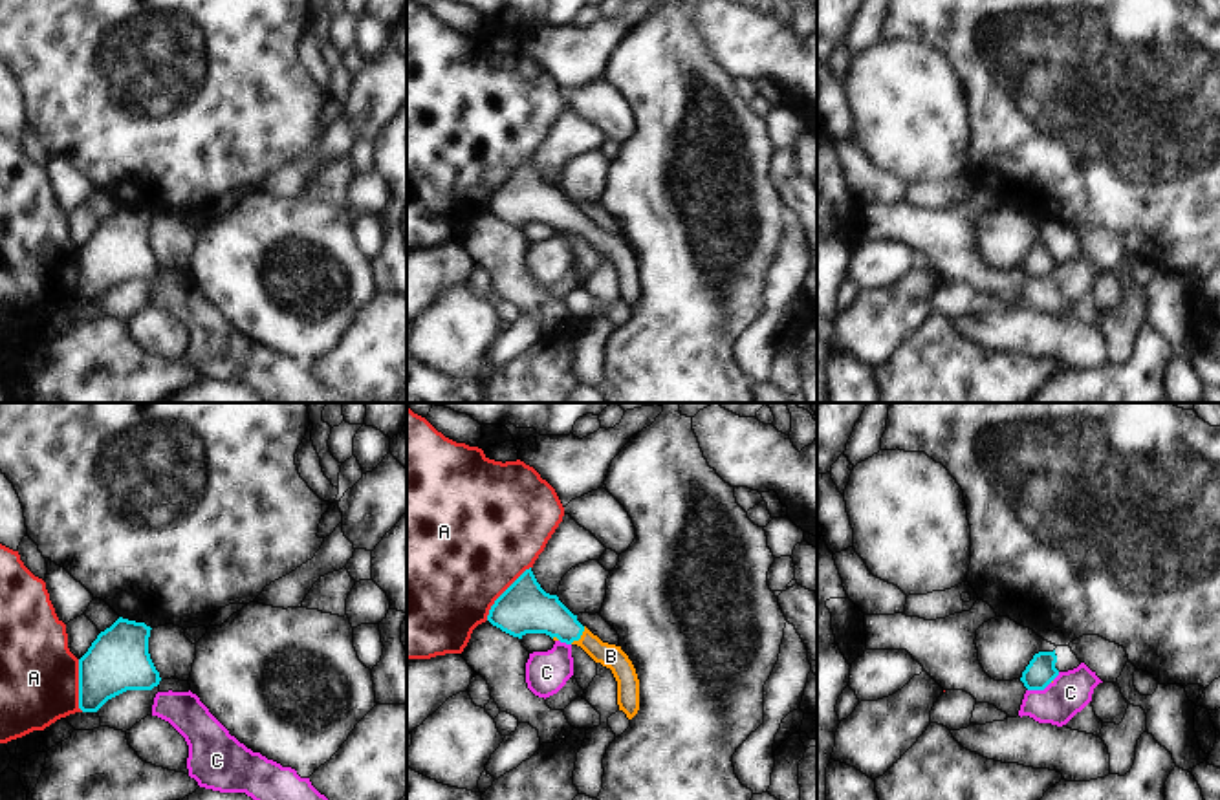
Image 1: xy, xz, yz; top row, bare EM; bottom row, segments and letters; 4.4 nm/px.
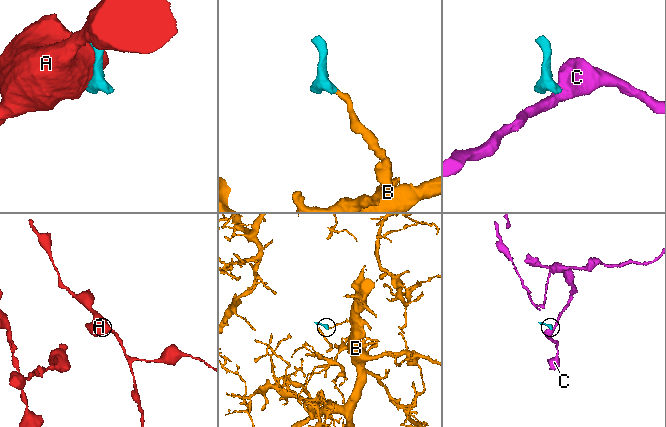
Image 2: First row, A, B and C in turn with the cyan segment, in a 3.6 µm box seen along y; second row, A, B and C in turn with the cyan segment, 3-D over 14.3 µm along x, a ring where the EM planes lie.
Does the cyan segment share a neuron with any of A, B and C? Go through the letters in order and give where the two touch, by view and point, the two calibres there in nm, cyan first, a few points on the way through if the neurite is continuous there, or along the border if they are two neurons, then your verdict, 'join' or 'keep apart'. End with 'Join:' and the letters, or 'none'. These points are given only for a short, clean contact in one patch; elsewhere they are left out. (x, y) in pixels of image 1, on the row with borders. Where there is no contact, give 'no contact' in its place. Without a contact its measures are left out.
A: contact xz (502, 594); calibres 220 and 500 nm; keep apart
B: contact xz (579, 637); calibres 200 and 110 nm; way xz (530, 610), (550, 616), (579, 637), (610, 656); join
C: contact yz (1043, 689); calibres 130 and 180 nm; border yz (1059, 672), (1043, 689), (1028, 691); keep apart
Join: B

